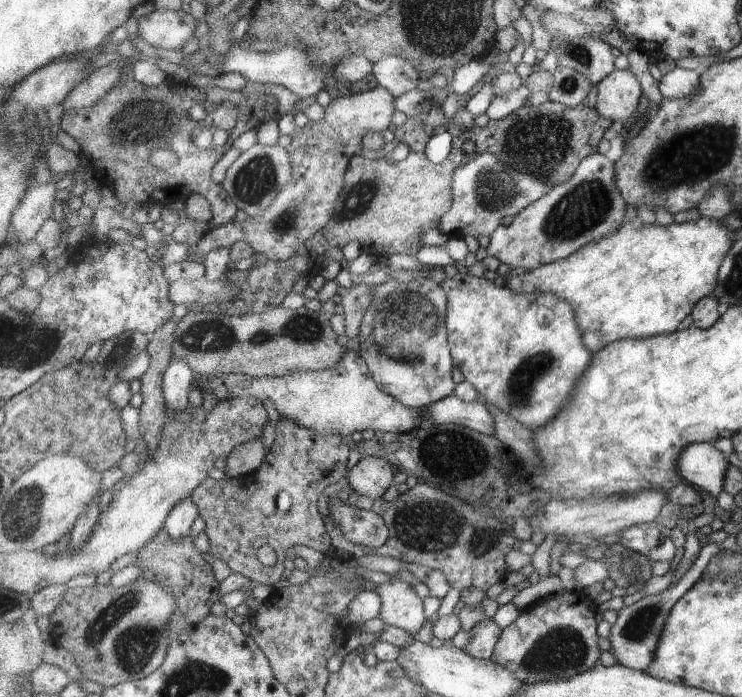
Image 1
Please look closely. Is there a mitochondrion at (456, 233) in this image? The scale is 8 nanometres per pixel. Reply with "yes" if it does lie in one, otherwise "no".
no

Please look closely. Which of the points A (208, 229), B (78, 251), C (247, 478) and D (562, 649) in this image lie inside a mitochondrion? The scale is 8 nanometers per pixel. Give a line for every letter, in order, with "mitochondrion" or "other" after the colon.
A: other
B: other
C: other
D: mitochondrion

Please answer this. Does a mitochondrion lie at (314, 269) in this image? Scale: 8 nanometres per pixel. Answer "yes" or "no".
no

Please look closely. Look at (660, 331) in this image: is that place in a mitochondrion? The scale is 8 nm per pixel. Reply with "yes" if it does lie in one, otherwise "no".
no

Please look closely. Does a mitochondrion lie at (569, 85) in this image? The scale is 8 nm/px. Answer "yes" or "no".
yes

